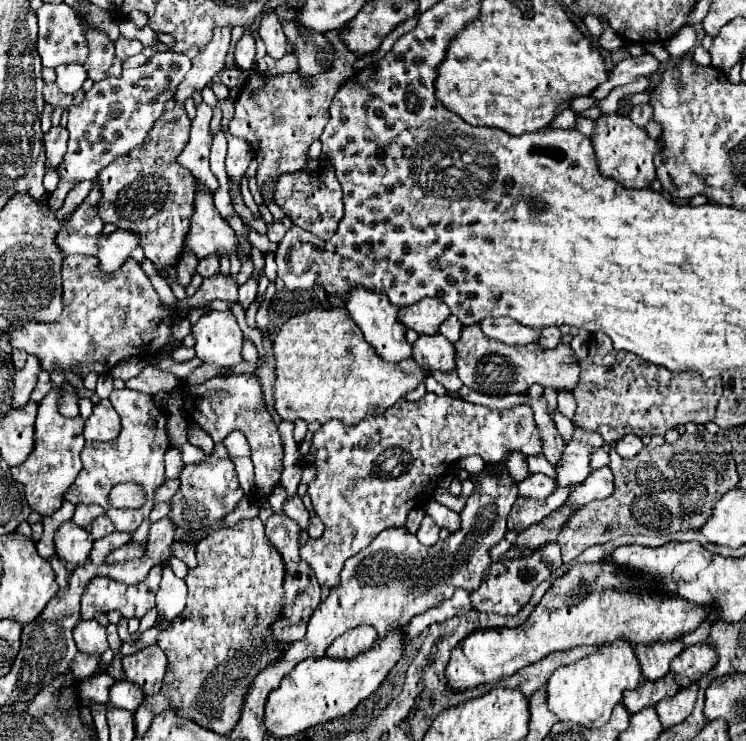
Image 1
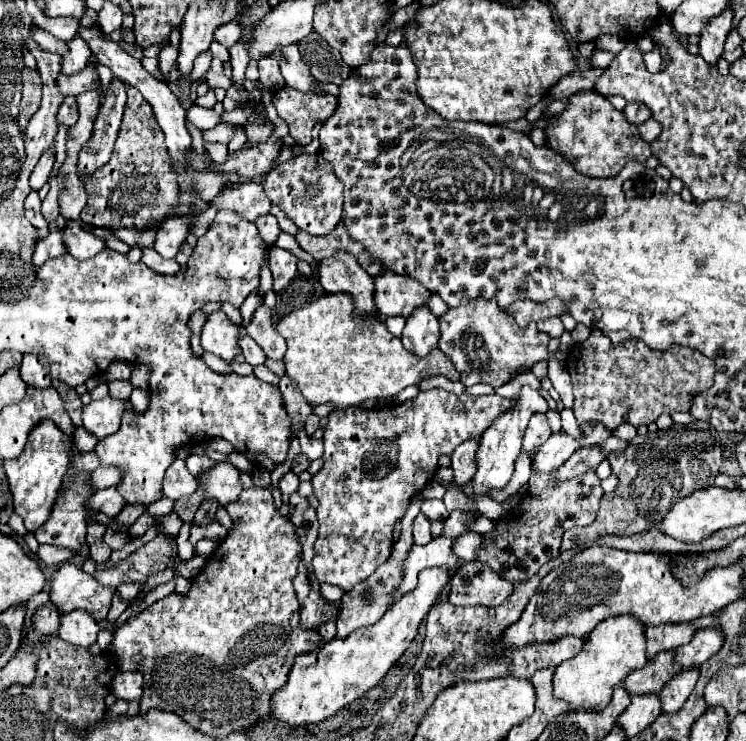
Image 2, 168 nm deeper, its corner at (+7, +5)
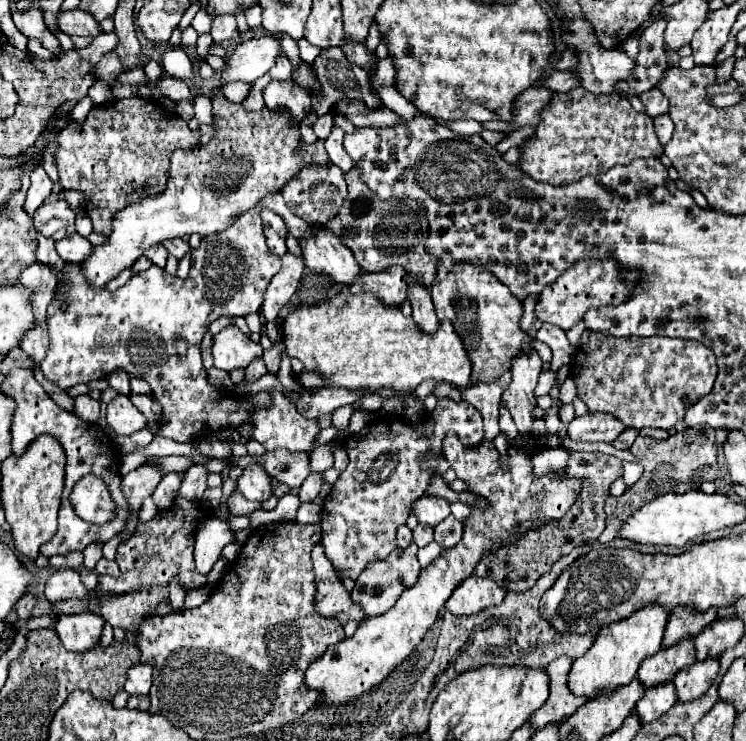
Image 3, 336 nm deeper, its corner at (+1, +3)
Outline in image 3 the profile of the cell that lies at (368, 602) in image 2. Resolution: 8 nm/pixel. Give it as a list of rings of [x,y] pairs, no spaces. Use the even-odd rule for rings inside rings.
[[[411,542],[407,548],[397,548],[385,560],[373,562],[371,566],[367,566],[367,570],[363,570],[363,574],[355,582],[351,600],[359,608],[363,608],[365,618],[379,616],[379,614],[387,612],[389,608],[393,608],[393,604],[399,600],[399,596],[417,582],[419,572],[421,572],[421,566],[417,562],[417,550],[419,550],[419,546],[415,546],[415,542]]]

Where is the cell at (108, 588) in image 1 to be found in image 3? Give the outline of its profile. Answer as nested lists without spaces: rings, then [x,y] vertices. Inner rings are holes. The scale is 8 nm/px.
[[[65,568],[57,570],[49,580],[47,580],[47,600],[51,604],[61,602],[61,600],[79,600],[87,594],[87,588],[81,582],[79,572]]]

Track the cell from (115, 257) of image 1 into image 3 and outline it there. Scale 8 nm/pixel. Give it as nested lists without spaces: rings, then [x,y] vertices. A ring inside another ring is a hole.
[[[77,232],[57,242],[57,252],[63,258],[63,262],[83,262],[91,256],[91,250],[93,250],[93,244]]]

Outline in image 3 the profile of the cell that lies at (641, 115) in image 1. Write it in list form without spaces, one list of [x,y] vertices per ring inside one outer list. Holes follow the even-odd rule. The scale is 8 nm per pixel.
[[[651,88],[643,94],[639,94],[643,106],[645,106],[645,114],[651,116],[651,118],[657,118],[659,114],[665,114],[669,110],[669,102],[667,98],[657,90],[657,88]]]

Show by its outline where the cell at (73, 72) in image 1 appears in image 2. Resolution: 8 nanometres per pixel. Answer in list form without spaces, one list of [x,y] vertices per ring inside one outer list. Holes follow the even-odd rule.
[[[79,36],[71,38],[67,44],[69,44],[69,52],[63,56],[63,74],[73,74],[87,66],[89,46]]]

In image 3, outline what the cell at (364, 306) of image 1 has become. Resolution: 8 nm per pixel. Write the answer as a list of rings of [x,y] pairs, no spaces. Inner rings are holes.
[[[311,226],[311,230],[313,236],[301,242],[305,266],[331,276],[331,280],[337,284],[349,286],[351,282],[355,282],[355,278],[359,278],[363,270],[355,262],[351,250],[347,250],[347,246],[343,246],[339,238],[331,234],[331,230],[323,226]]]

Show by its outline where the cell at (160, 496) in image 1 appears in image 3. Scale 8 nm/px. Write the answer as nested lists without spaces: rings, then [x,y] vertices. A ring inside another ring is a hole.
[[[193,464],[187,470],[183,470],[181,476],[183,476],[183,480],[177,490],[177,498],[185,498],[191,502],[201,500],[203,492],[207,490],[207,470],[203,466]]]

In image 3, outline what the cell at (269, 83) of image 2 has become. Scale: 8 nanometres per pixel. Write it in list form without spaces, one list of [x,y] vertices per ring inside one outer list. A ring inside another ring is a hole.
[[[281,54],[279,58],[277,58],[277,64],[269,70],[269,74],[271,74],[271,78],[273,80],[289,80],[291,78],[291,72],[293,72],[293,66],[291,66],[291,62],[289,62],[289,58],[285,56],[285,54]]]

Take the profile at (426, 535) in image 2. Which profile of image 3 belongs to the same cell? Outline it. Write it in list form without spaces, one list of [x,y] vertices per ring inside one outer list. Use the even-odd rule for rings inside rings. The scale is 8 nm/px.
[[[417,524],[417,528],[413,530],[413,540],[417,542],[419,548],[423,548],[425,544],[429,544],[433,540],[433,528],[425,526],[425,524]]]

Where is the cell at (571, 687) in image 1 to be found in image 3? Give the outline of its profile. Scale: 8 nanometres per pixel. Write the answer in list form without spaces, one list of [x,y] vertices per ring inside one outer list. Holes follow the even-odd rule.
[[[651,604],[643,610],[637,610],[635,614],[631,614],[631,618],[625,618],[623,622],[603,626],[603,630],[597,632],[593,646],[573,662],[567,680],[569,690],[575,696],[597,698],[611,696],[611,692],[615,692],[619,686],[629,684],[635,678],[639,664],[661,650],[661,638],[667,624],[667,616],[669,616],[667,608]]]

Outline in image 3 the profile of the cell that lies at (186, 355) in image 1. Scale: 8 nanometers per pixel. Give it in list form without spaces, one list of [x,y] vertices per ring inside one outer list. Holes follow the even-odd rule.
[[[207,332],[205,336],[203,336],[203,344],[201,344],[201,354],[203,354],[203,364],[205,364],[205,368],[207,370],[211,370],[213,368],[213,356],[211,353],[211,332]]]

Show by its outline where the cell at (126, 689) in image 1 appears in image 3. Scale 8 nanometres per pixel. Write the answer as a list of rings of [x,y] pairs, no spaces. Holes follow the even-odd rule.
[[[137,664],[127,672],[125,692],[135,696],[147,696],[151,688],[151,666],[149,664]]]

